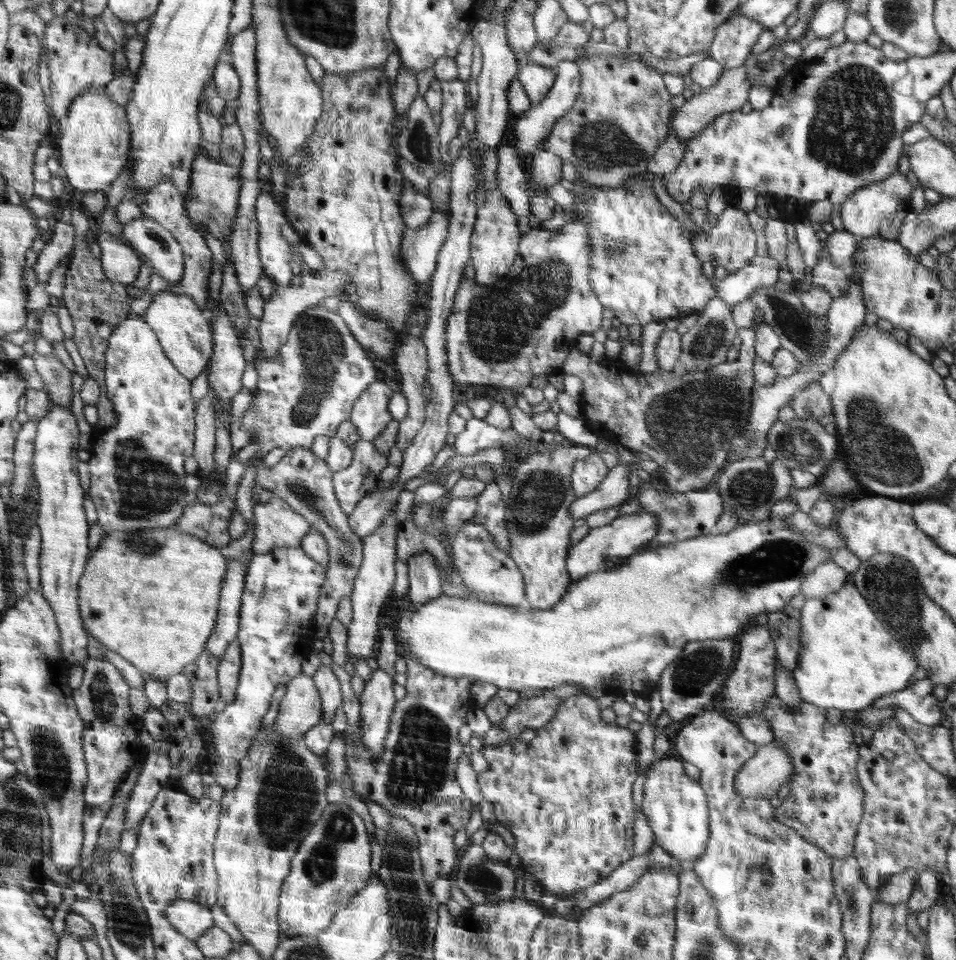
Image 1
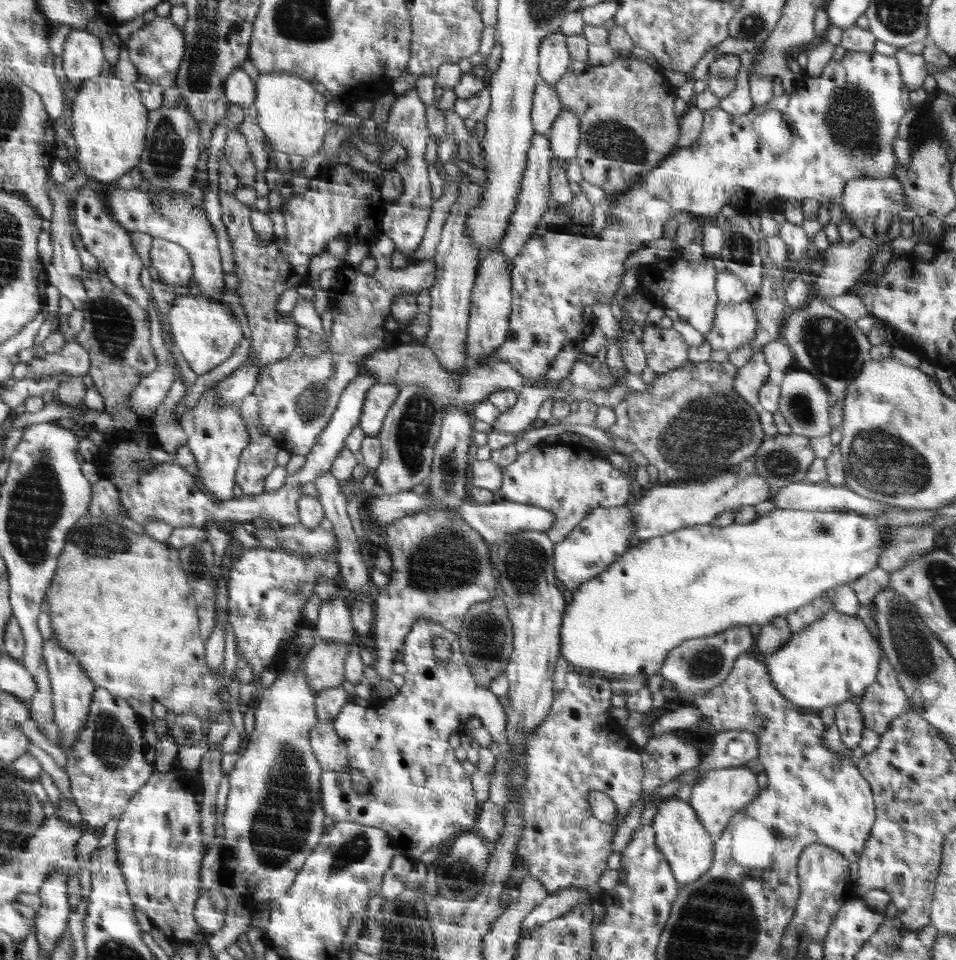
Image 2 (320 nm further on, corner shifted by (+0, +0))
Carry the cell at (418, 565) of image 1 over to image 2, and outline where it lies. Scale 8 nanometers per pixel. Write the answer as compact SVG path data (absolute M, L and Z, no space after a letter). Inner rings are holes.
M418 620L413 625L412 632L405 640L404 649L400 653L401 661L406 667L404 685L399 692L379 705L360 705L357 702L348 702L334 717L333 726L337 734L345 741L349 751L348 768L340 771L325 771L322 781L323 804L326 815L336 822L356 822L363 826L372 826L384 830L394 837L394 830L402 832L400 838L410 838L410 851L407 853L413 861L432 846L440 844L442 840L450 838L456 832L470 830L476 822L476 798L472 790L472 782L462 770L460 760L456 760L452 745L448 738L468 722L472 716L480 718L482 726L490 733L497 749L504 749L506 740L506 709L501 704L500 697L489 688L482 687L474 682L474 674L464 660L458 637L454 631L446 630L441 623L431 620ZM435 636L446 638L451 644L452 655L448 661L439 661L432 652L432 640ZM350 770L358 770L368 779L368 792L358 794L352 788Z

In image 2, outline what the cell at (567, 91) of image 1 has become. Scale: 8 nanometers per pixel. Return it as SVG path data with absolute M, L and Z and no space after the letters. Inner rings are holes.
M534 133L528 160L526 161L525 174L521 180L521 192L518 193L517 208L514 209L509 220L508 228L505 230L505 237L499 244L499 250L504 251L505 258L510 263L510 273L512 262L516 260L525 244L535 233L538 222L543 218L543 214L550 209L548 200L552 197L552 184L549 182L549 170L553 158L552 143L548 134Z

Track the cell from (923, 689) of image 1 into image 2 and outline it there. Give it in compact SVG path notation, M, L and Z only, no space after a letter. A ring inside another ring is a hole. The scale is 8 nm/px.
M845 700L836 705L835 725L838 727L840 739L848 749L859 746L864 728L862 713L852 700Z

